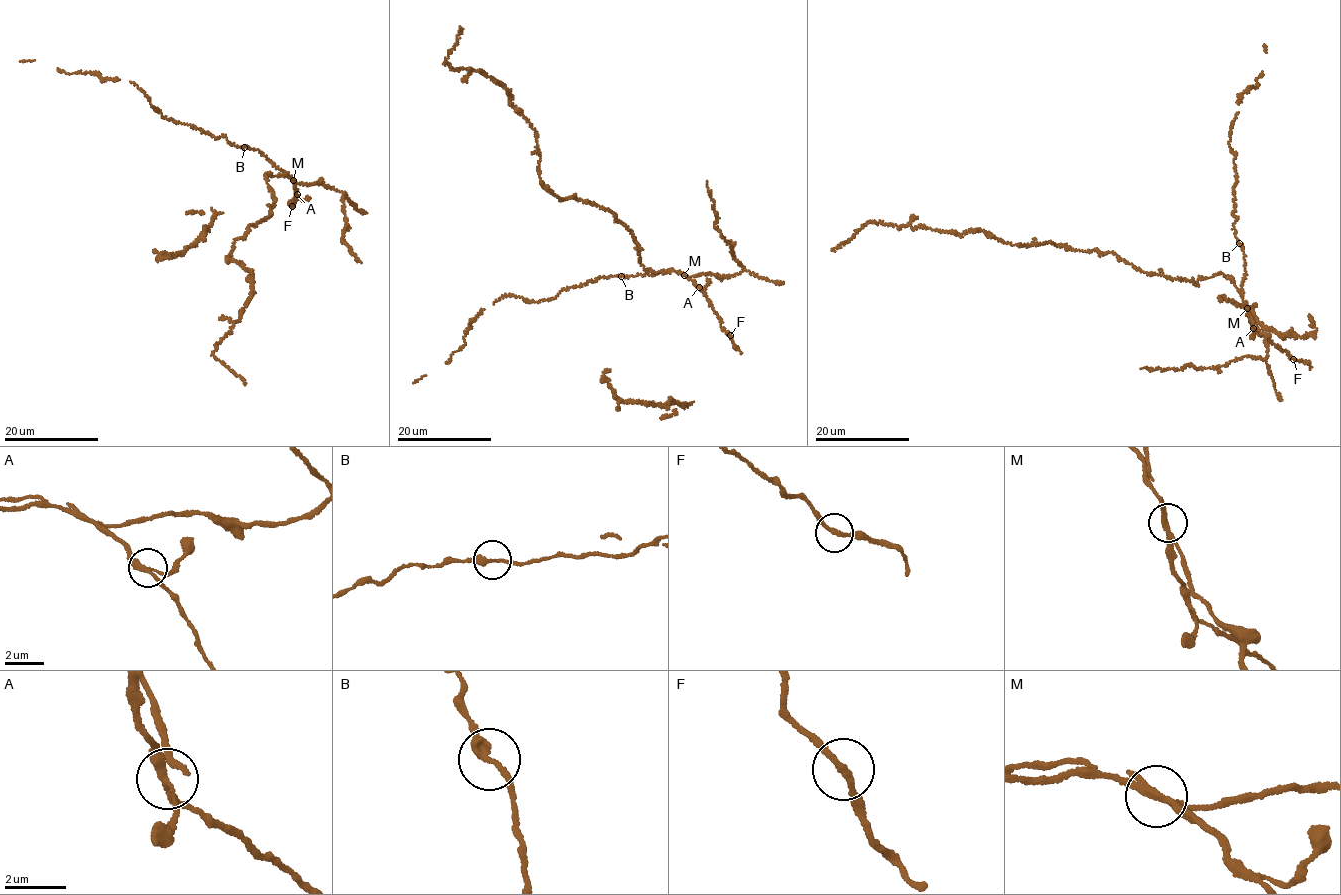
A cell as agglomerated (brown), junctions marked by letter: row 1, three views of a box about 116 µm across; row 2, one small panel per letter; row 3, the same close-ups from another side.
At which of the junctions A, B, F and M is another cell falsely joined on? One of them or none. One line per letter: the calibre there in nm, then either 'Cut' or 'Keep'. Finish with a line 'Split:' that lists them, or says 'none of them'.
A: Thickness 240 nm. Keep
B: Thickness 240 nm. Keep
F: Thickness 200 nm. Keep
M: Thickness 200 nm. Cut
Split: M

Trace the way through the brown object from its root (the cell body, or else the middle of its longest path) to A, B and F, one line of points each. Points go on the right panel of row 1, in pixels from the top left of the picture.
A: (1178, 278), (1195, 282), (1222, 273), (1227, 275), (1242, 293), (1253, 328)
B: (1178, 278), (1195, 282), (1222, 273), (1242, 295), (1245, 261), (1240, 243)
F: (1178, 278), (1195, 282), (1222, 273), (1227, 275), (1242, 293), (1253, 330), (1293, 359)

